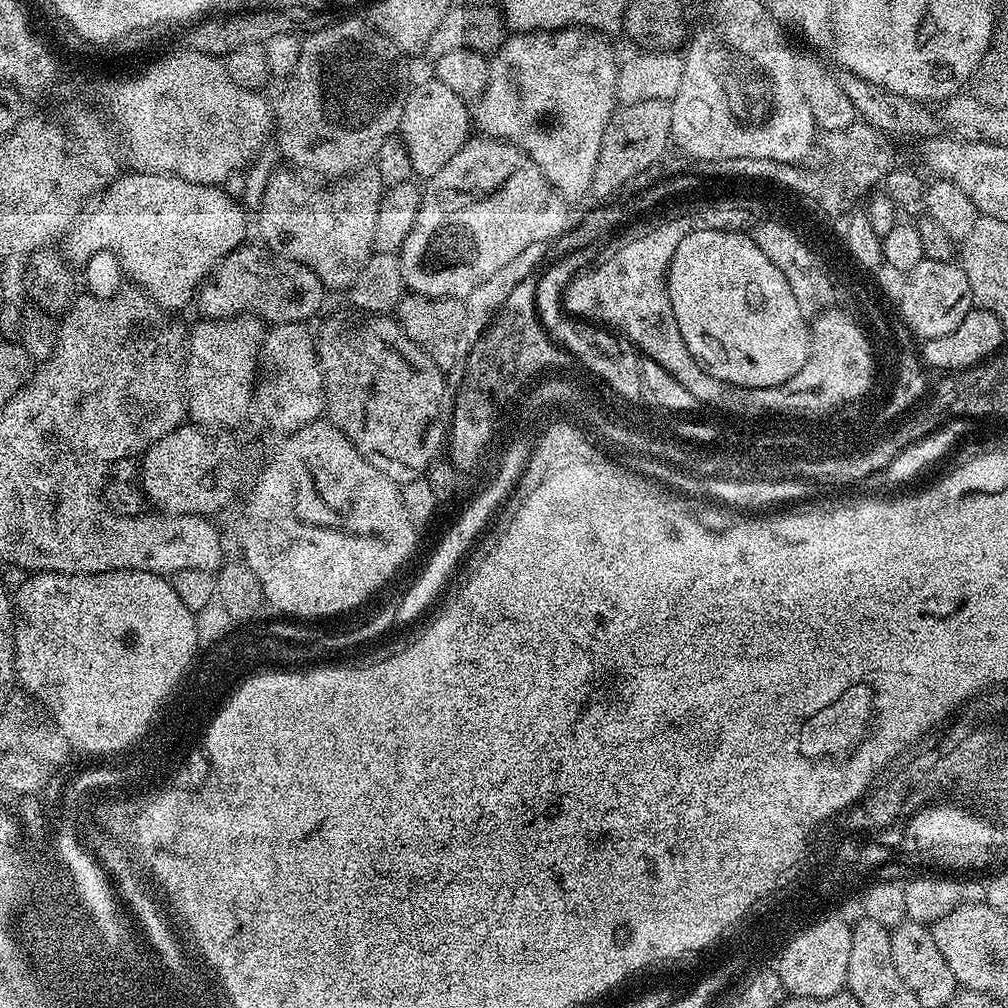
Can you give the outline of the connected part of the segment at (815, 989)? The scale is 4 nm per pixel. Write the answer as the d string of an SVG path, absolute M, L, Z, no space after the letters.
M823 923L805 933L796 944L792 944L781 965L784 983L790 990L789 997L801 996L821 1000L845 991L850 966L851 937L851 928L841 927L839 923Z

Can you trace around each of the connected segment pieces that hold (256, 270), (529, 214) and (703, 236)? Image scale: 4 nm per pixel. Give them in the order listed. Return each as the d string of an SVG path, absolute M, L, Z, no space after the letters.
M246 242L227 255L226 258L220 261L219 266L212 272L212 274L206 279L204 284L201 285L201 288L196 296L196 307L198 306L200 310L200 316L204 317L205 319L212 319L212 320L222 320L228 319L232 316L239 316L239 315L254 315L260 317L262 320L266 321L267 323L278 325L278 324L299 324L311 321L311 317L316 315L323 302L324 302L324 295L326 295L326 289L324 284L321 282L321 279L318 278L316 274L309 267L302 266L301 263L294 262L293 259L287 259L284 256L278 255L276 252L270 251L265 245L261 243L255 242L256 244L251 244L251 242Z
M469 135L462 150L458 150L458 154L454 154L454 158L450 158L450 162L446 162L446 166L442 166L442 170L438 170L438 174L427 177L425 184L428 185L423 185L420 193L418 218L414 218L414 226L410 230L410 234L406 234L406 242L398 249L400 265L402 266L402 282L409 293L418 296L429 296L430 298L466 297L470 294L470 290L474 290L474 286L482 286L482 282L486 282L486 278L492 277L497 270L502 270L502 266L506 266L514 258L518 258L518 254L522 254L522 250L526 250L526 246L547 245L549 242L557 240L570 227L569 205L556 193L554 186L550 186L546 174L542 174L542 170L538 170L538 166L534 164L534 158L530 158L518 146L508 144L504 140L495 140L493 136Z
M707 228L691 232L689 236L682 238L678 250L674 250L674 258L668 267L670 306L674 306L674 318L678 318L678 329L682 332L682 338L689 347L690 354L700 361L703 369L710 373L715 381L741 389L777 387L786 383L790 378L794 378L794 374L798 374L802 370L802 366L806 366L810 347L810 324L782 270L778 266L774 266L774 262L770 262L766 255L762 254L762 250L756 245L751 235L744 235L743 231L725 232L718 228Z

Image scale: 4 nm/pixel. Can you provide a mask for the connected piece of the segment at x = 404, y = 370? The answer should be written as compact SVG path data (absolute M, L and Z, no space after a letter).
M360 312L352 315L356 316L332 316L321 326L320 332L318 328L315 333L316 357L320 359L320 369L324 371L324 398L327 419L335 424L338 431L360 451L362 458L366 458L366 462L370 462L370 466L374 466L374 470L382 470L382 474L386 474L386 478L390 478L398 485L421 479L427 473L433 460L441 455L440 447L443 444L445 447L450 436L454 396L450 388L448 392L449 381L443 370L432 361L430 354L426 354L426 350L422 350L417 344L410 342L410 338L406 338L402 326L391 315L374 312Z

